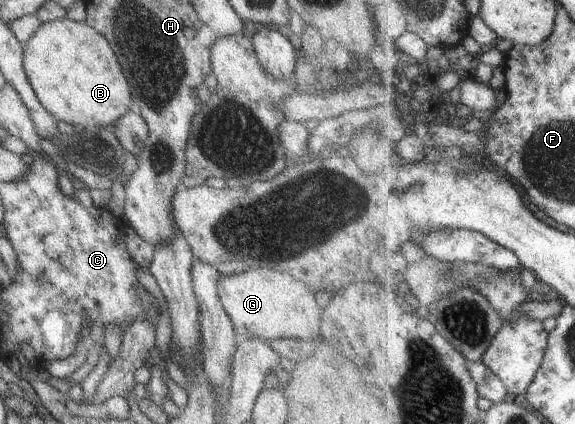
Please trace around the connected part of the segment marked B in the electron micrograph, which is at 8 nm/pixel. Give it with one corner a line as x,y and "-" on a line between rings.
58,18
40,22
22,46
22,70
38,103
56,121
73,126
110,129
131,105
128,82
108,42
83,21

